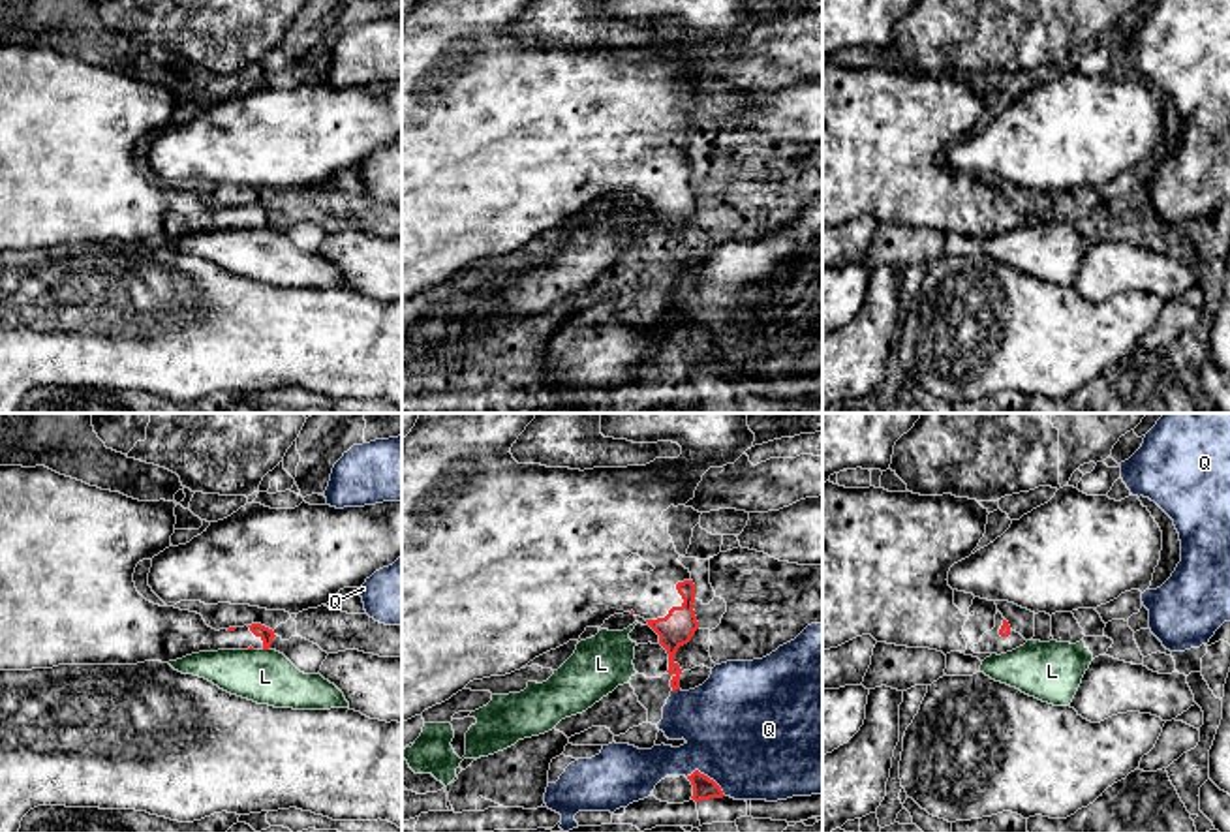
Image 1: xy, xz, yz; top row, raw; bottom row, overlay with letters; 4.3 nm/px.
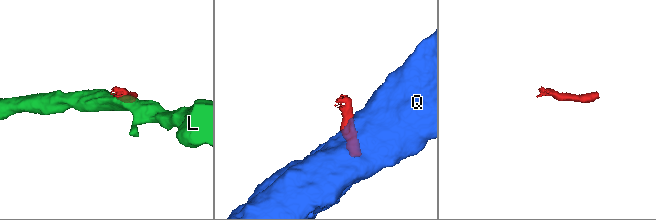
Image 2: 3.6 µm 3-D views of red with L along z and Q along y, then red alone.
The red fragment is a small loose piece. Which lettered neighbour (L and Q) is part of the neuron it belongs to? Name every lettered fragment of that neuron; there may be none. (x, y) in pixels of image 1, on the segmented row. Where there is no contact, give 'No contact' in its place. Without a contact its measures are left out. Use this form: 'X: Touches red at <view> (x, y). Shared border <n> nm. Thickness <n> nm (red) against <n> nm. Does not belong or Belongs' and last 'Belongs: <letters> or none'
L: Touches red at xy (265, 648). Shared border 40 nm. Thickness 60 nm (red) against 240 nm. Does not belong
Q: Touches red at xz (707, 776). Shared border 190 nm. Thickness 100 nm (red) against 500 nm. Does not belong
Belongs: none

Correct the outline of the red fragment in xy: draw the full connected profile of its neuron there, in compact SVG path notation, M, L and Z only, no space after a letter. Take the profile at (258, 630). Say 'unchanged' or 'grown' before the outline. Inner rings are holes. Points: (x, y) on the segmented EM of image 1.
grown; M0 466L0 670L169 663L199 652L269 650L276 635L261 624L216 631L201 614L154 605L137 592L137 563L171 547L175 507L175 501L139 501L101 490L45 466Z

